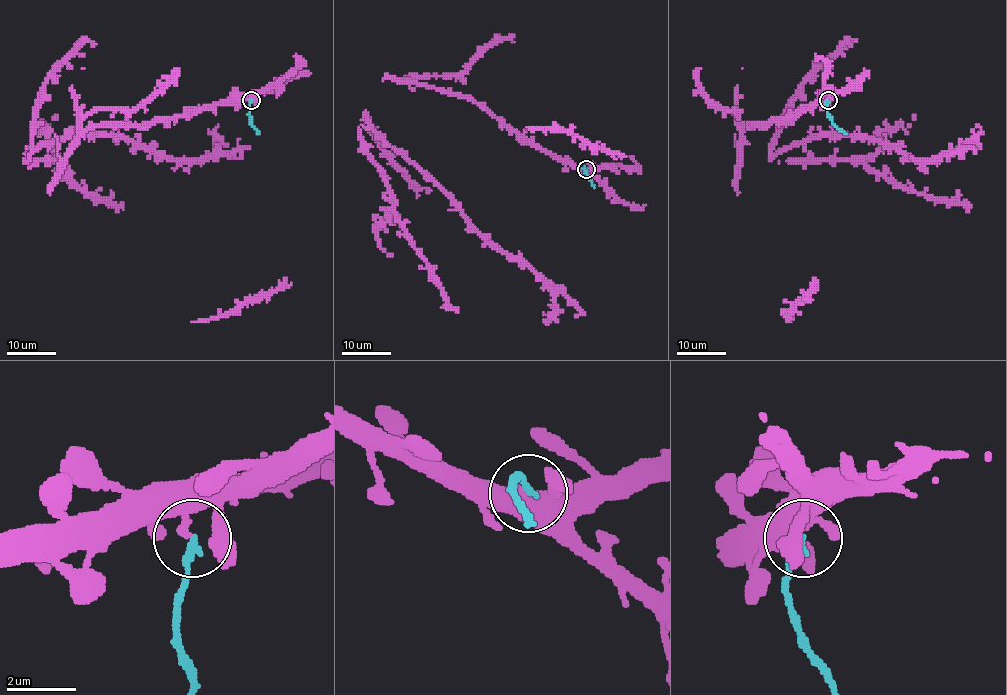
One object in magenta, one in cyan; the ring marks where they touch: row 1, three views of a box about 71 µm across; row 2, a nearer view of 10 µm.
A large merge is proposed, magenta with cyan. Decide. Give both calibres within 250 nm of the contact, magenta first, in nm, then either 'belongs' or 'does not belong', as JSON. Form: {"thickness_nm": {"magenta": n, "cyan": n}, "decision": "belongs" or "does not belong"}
{"thickness_nm": {"magenta": 190, "cyan": 190}, "decision": "does not belong"}

